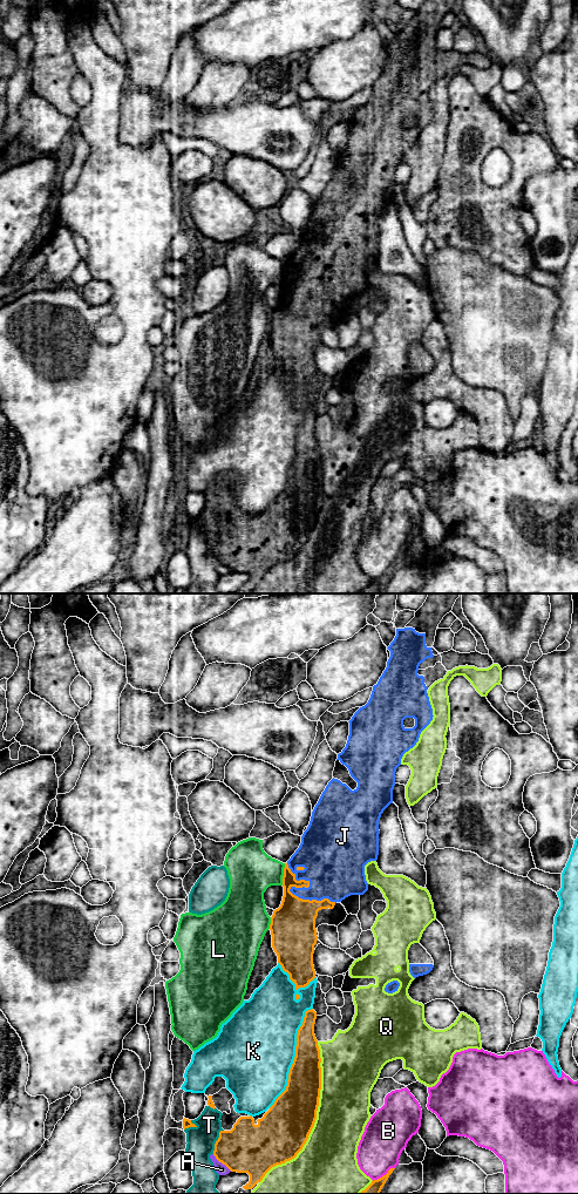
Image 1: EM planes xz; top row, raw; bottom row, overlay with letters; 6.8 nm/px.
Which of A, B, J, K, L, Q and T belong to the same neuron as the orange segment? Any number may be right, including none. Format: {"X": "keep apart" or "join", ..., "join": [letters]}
{"A": "keep apart", "B": "keep apart", "J": "join", "K": "keep apart", "L": "keep apart", "Q": "keep apart", "T": "keep apart", "join": ["J"]}

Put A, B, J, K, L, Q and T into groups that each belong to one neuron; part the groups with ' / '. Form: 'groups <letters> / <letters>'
groups A / B / J / K / L / Q / T

